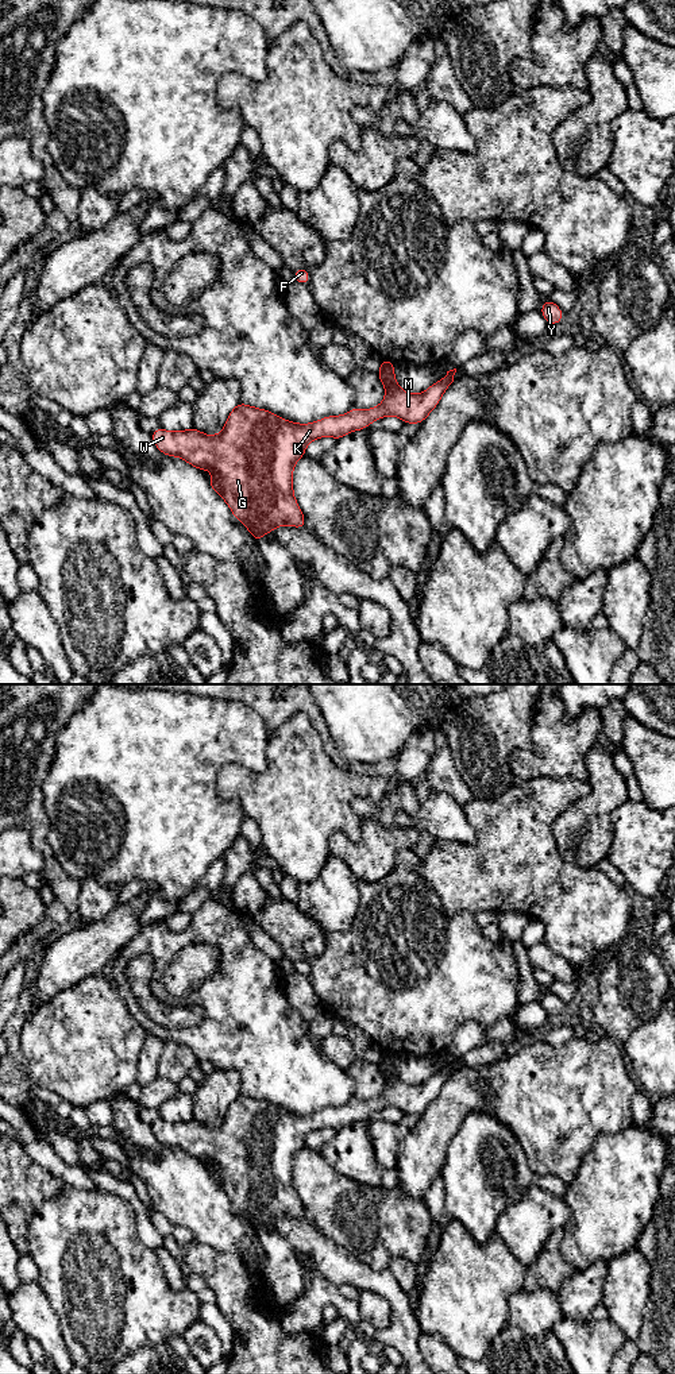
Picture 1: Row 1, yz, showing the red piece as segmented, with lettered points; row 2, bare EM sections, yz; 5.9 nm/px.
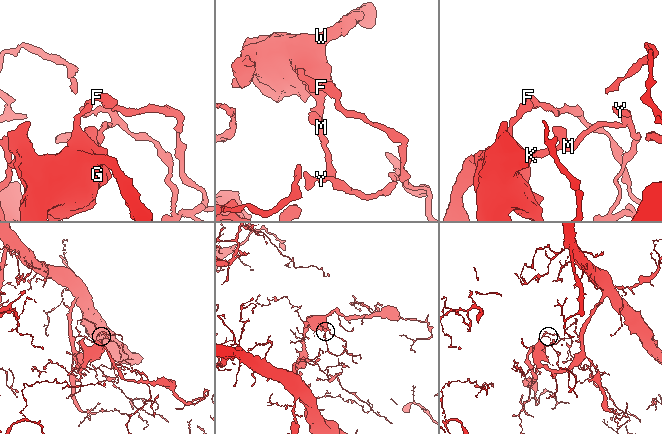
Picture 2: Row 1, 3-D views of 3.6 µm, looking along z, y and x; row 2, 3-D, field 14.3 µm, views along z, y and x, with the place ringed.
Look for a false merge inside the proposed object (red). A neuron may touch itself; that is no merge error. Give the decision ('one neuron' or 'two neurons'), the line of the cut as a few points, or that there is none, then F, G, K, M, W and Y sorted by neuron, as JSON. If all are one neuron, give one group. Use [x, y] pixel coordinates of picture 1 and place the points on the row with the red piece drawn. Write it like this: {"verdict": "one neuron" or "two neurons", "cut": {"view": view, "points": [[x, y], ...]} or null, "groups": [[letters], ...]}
{"verdict": "one neuron", "cut": null, "groups": [["F", "G", "K", "M", "W", "Y"]]}

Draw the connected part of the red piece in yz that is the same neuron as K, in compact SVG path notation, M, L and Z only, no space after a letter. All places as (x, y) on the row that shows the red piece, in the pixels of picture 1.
M381 359L381 368L377 373L386 387L381 405L367 410L352 408L343 416L328 416L312 424L296 424L279 418L266 409L252 408L243 402L238 404L230 413L223 431L216 436L204 435L196 428L189 431L169 432L158 428L151 433L155 447L167 456L178 456L198 470L213 471L211 487L228 503L234 517L239 520L251 533L256 543L265 533L270 533L278 525L306 528L302 512L293 494L293 467L305 456L305 447L316 439L331 436L339 440L344 435L366 429L373 421L397 416L405 424L421 424L437 406L441 395L454 382L456 368L447 371L447 375L428 387L421 394L404 391L394 378L394 364Z

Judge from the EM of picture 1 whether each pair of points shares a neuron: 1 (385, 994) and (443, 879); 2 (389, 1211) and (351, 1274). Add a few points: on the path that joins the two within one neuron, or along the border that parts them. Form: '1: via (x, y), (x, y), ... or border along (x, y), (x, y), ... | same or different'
1: border along (419, 865), (443, 907), (461, 913) | different
2: border along (334, 1242), (373, 1270), (386, 1269) | different

